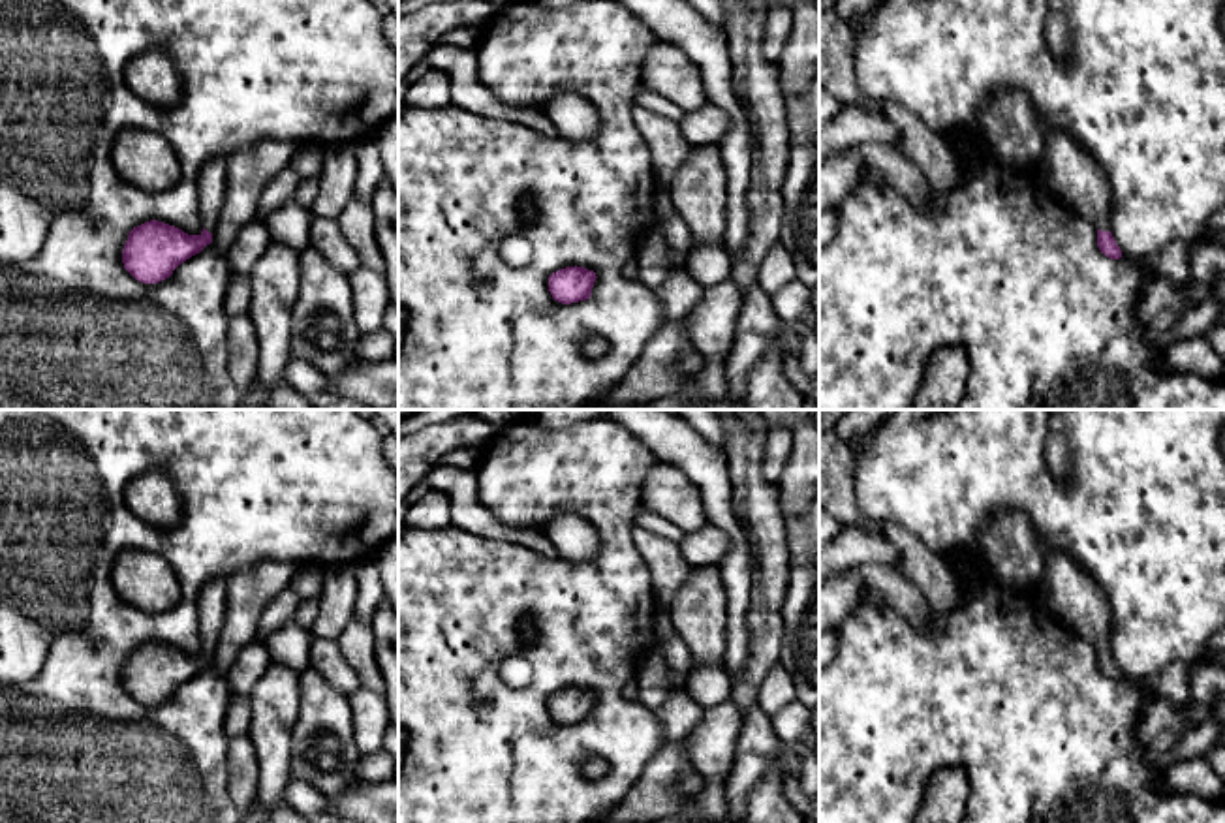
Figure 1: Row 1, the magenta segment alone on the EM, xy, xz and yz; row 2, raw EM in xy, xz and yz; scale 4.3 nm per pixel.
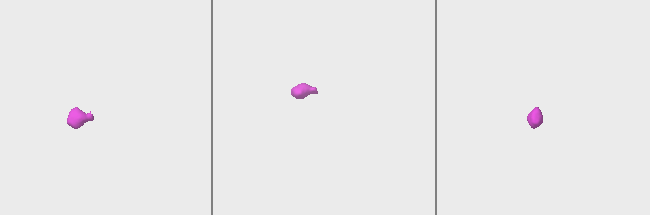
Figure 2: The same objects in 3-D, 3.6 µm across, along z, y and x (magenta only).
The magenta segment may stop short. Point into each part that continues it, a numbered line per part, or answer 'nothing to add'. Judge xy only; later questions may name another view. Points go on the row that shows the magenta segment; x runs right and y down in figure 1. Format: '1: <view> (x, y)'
1: xy (211, 188)

